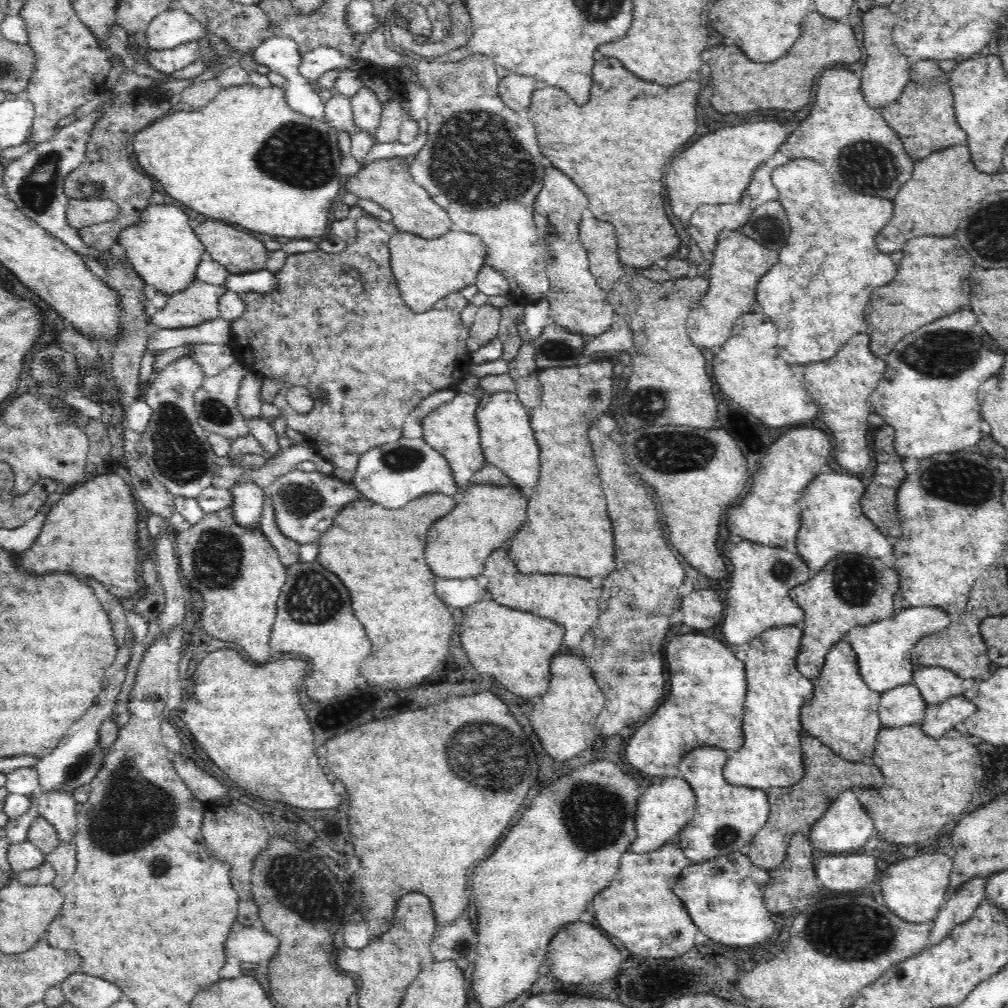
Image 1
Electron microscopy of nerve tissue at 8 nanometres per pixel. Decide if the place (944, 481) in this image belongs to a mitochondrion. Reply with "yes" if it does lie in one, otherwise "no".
yes

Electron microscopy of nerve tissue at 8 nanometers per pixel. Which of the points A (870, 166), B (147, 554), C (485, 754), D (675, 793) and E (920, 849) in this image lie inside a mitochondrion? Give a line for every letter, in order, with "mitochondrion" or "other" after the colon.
A: mitochondrion
B: other
C: mitochondrion
D: other
E: other

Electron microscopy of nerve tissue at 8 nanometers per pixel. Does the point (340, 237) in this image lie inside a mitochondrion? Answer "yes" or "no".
no

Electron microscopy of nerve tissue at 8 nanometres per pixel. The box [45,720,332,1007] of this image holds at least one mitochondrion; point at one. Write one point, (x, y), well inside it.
(134, 812)

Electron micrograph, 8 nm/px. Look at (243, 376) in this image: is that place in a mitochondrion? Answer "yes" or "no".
no

